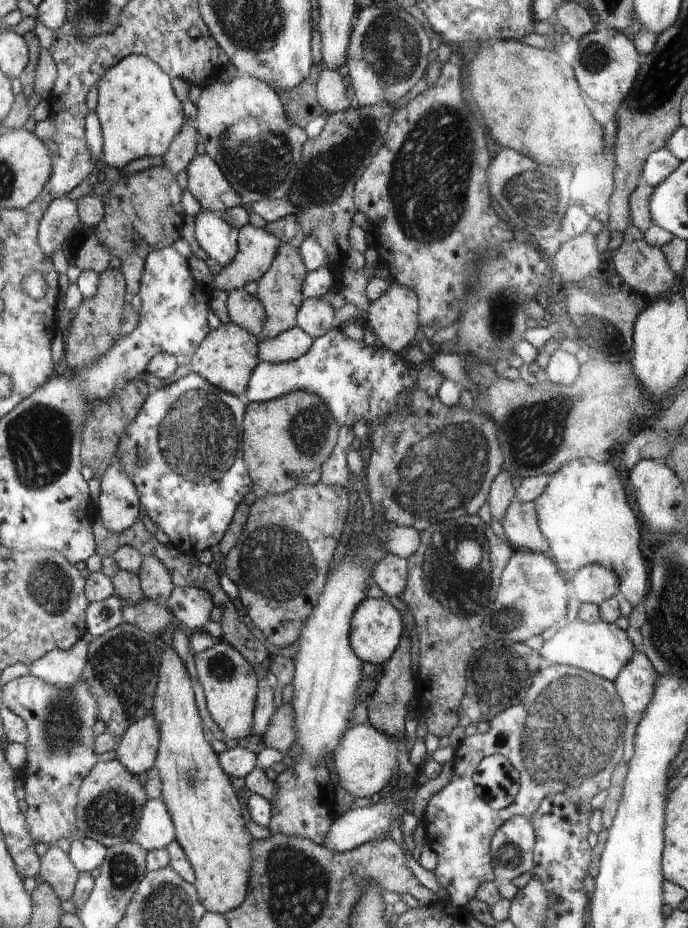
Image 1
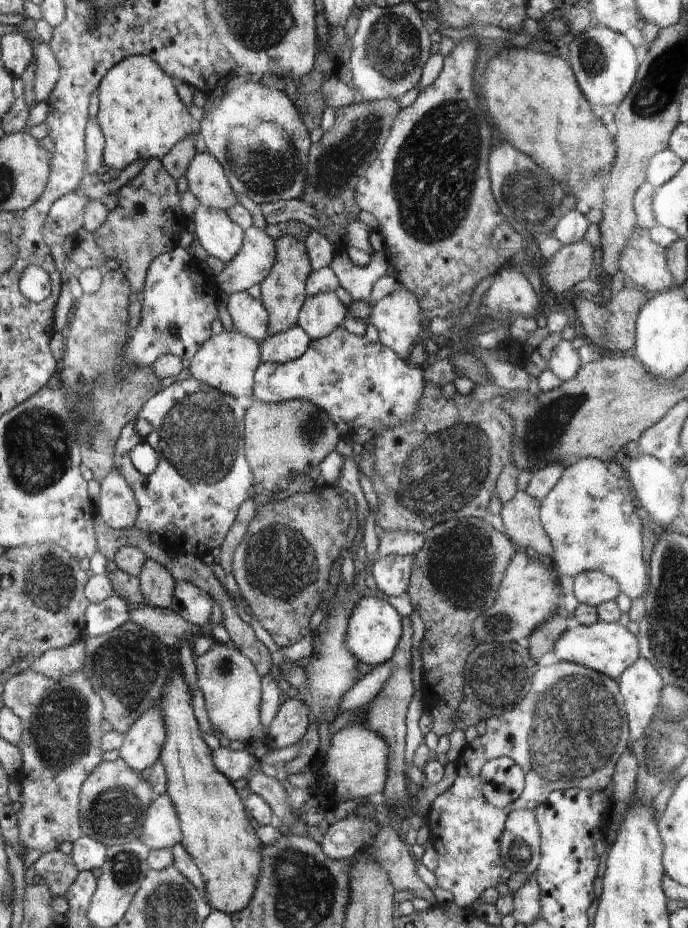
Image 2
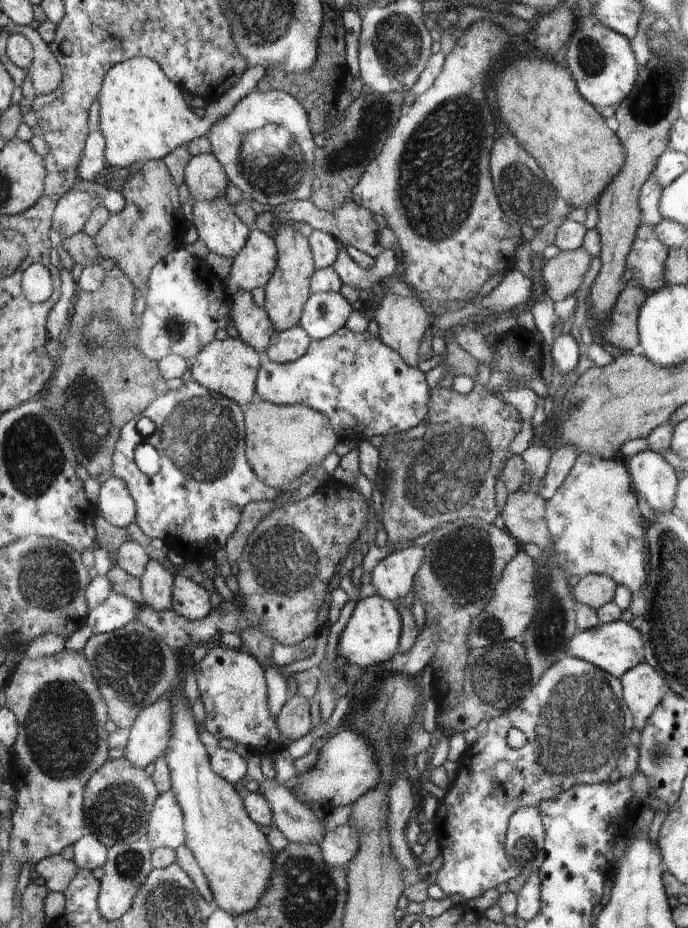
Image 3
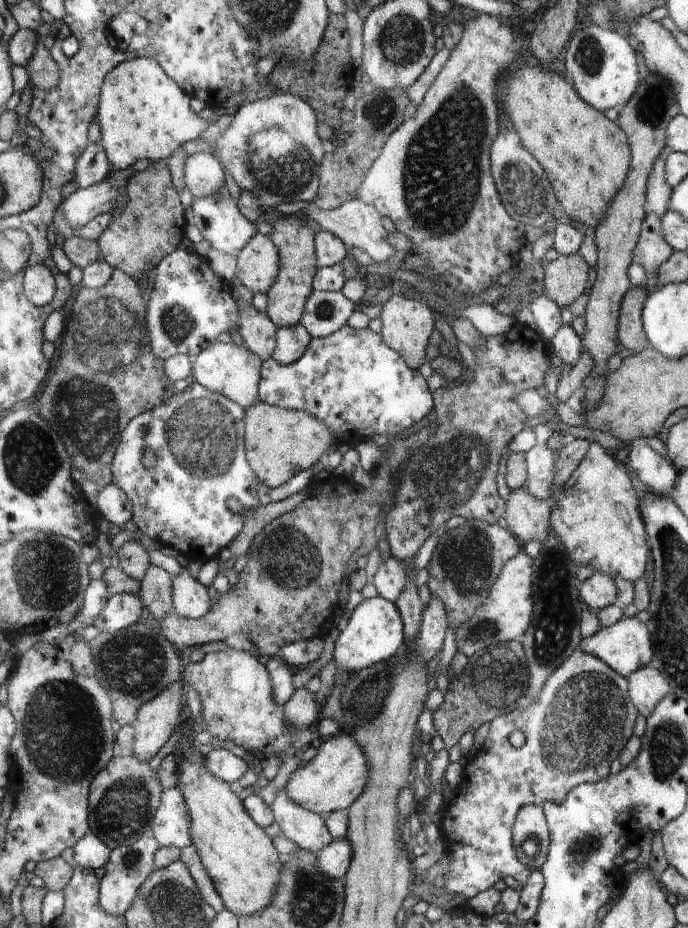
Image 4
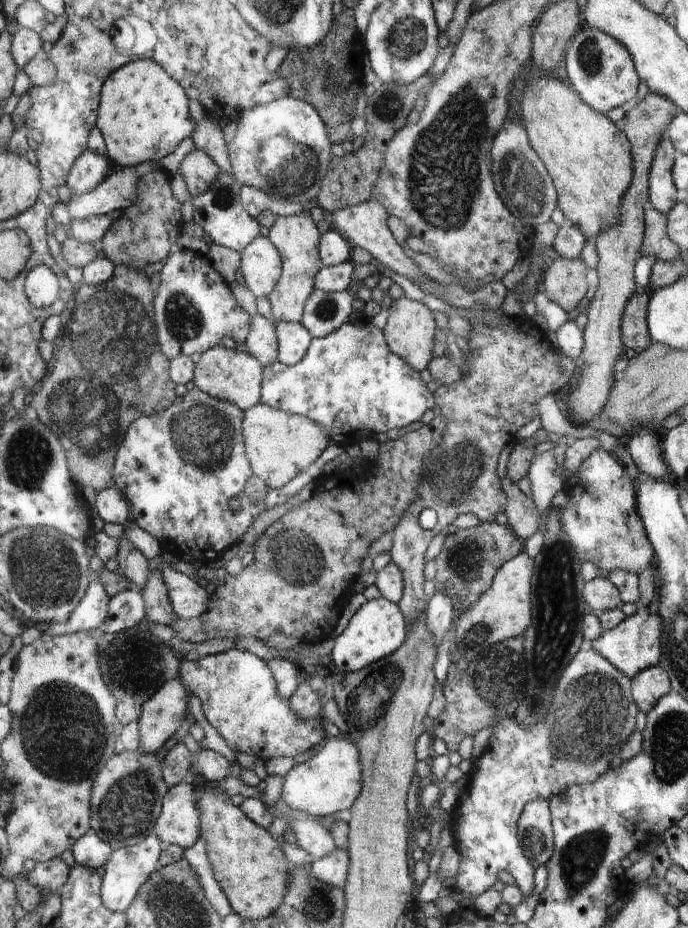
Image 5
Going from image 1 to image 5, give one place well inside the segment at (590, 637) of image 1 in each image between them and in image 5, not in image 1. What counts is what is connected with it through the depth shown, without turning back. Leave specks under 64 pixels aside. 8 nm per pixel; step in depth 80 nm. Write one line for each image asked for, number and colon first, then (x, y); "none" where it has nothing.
2: (609, 648)
3: (618, 646)
4: (625, 646)
5: (632, 646)

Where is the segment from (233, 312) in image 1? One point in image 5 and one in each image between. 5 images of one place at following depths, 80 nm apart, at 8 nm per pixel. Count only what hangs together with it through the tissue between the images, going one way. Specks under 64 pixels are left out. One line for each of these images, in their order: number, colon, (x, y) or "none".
2: (249, 316)
3: (254, 326)
4: (259, 333)
5: (261, 342)

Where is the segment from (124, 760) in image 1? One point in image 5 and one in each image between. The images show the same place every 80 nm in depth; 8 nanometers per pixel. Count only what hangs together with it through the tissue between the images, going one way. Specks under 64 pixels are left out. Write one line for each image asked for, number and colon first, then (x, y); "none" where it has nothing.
2: (144, 741)
3: (148, 739)
4: (157, 719)
5: (161, 715)

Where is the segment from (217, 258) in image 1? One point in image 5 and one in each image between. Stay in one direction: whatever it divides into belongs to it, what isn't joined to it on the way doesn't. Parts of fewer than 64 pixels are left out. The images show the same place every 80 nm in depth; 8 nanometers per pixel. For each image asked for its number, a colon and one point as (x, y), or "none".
2: (221, 238)
3: (219, 227)
4: (218, 217)
5: (220, 212)

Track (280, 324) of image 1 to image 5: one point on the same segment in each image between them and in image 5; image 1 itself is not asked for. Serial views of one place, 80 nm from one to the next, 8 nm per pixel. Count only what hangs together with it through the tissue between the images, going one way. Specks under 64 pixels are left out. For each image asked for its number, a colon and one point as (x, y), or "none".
2: (283, 291)
3: (286, 294)
4: (287, 298)
5: (296, 237)

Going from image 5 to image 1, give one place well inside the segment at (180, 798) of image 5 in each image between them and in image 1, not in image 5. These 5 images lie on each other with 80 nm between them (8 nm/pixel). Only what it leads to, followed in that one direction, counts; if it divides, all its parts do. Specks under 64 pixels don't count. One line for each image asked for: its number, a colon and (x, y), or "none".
1: (155, 830)
2: (162, 828)
3: (165, 828)
4: (172, 824)

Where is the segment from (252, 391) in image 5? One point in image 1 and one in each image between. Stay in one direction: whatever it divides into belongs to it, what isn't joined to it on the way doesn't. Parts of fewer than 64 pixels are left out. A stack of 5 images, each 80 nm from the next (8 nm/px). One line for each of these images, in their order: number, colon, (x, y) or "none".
1: (228, 357)
2: (228, 361)
3: (229, 367)
4: (226, 368)

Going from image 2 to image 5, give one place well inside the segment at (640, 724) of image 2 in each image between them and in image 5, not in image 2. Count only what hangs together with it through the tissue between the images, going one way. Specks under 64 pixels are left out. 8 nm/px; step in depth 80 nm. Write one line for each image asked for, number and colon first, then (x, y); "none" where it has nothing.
3: (643, 689)
4: (646, 686)
5: (649, 685)

